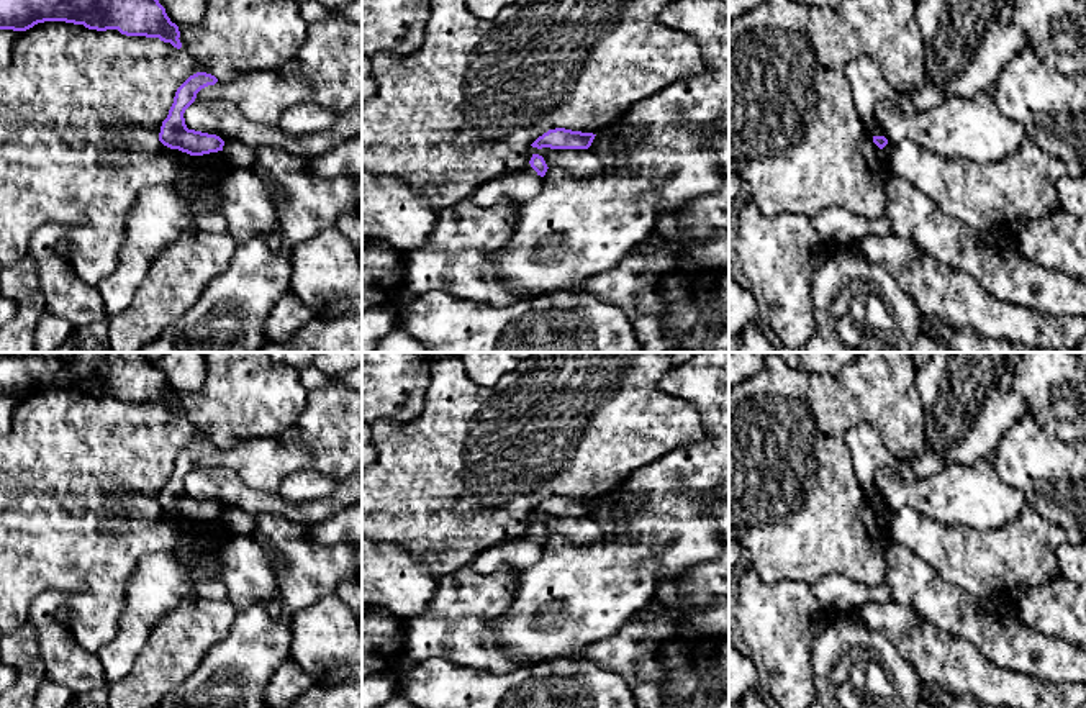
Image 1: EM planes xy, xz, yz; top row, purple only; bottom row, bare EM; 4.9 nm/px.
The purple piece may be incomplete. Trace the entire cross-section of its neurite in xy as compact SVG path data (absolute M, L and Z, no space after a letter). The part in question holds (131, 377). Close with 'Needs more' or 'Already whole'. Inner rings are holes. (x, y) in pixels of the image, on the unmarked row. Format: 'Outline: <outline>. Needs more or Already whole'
Outline: M10 352L0 359L0 397L66 388L88 397L159 405L180 416L180 398L143 352Z. Already whole

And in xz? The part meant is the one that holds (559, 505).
Outline: M555 495L539 503L531 513L537 516L588 516L595 503L593 500Z. Already whole

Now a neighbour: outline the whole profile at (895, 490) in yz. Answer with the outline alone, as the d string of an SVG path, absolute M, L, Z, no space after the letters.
M991 459L975 465L952 464L914 483L893 469L881 469L875 483L888 510L911 506L945 526L998 529L1019 516L1027 503L1020 490L998 475Z

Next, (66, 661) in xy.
M43 592L29 605L28 620L39 638L46 678L67 687L74 695L108 688L98 654L85 651L69 629L56 621L56 611L66 600L62 592Z

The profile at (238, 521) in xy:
M241 508L224 510L223 523L231 534L254 536L256 533L256 515Z

